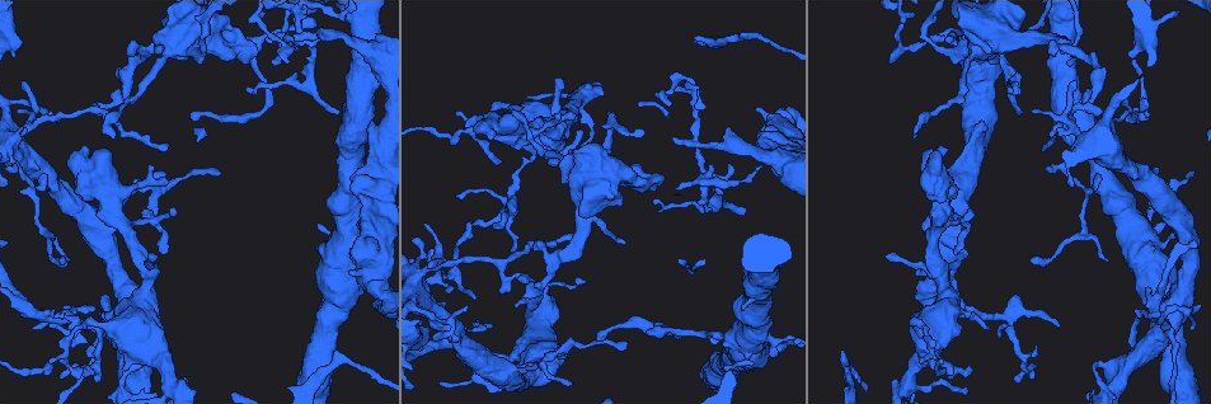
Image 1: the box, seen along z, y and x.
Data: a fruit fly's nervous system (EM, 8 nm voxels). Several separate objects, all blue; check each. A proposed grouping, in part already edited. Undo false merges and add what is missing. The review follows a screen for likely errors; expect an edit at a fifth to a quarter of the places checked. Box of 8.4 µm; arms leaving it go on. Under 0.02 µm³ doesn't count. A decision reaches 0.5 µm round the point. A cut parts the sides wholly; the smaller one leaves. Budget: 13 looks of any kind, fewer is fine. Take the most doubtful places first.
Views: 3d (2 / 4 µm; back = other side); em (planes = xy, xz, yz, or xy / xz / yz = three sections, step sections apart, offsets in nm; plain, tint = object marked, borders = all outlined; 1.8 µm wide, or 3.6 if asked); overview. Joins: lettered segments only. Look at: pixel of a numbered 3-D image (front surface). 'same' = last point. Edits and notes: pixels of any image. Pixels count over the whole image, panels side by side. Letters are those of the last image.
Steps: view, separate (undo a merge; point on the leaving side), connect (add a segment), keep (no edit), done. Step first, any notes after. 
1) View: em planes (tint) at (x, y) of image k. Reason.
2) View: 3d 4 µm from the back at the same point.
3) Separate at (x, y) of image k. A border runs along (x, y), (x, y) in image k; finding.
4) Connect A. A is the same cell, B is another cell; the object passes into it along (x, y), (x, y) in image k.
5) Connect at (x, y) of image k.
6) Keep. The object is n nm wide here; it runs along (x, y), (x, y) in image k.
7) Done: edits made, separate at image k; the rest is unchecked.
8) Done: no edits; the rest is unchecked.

View: em xz step 4 (borders) at (955, 236) of image 1. Four or more arms meet.

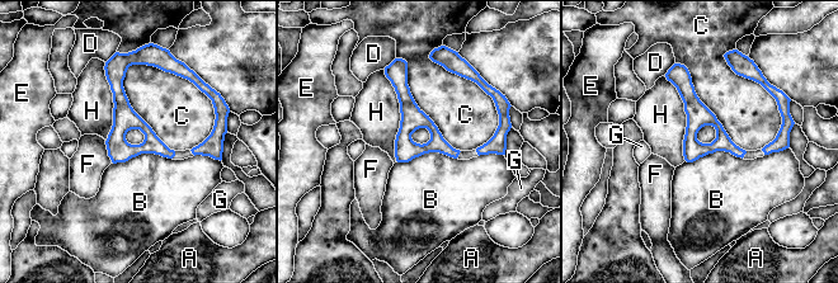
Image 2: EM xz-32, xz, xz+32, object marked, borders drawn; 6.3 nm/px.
Keep. The object is 140 nm wide here; A, B, C, D, E, F, G and H are other cells; a border runs along (172, 157), (139, 154), (112, 163) in image 2; continuous, no second neuron.

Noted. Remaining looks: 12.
View: 3d 4 µm at (943, 38) of image 1. Side arm on a straight run.

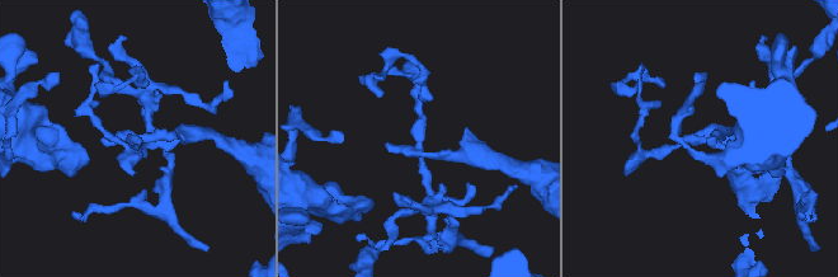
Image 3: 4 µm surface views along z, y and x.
View: em planes (borders) at (418, 139) of image 3. 3 arms meet here.

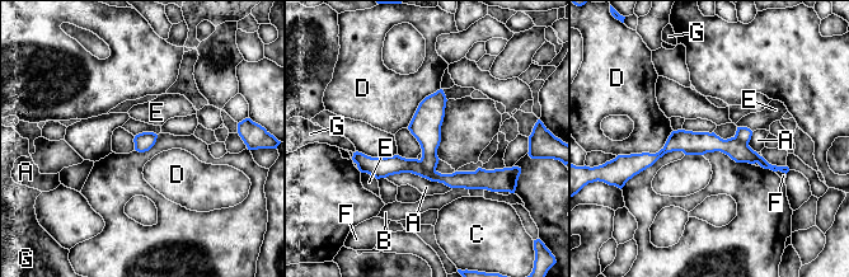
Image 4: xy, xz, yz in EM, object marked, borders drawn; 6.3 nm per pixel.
Separate at (427, 131) of image 4. A, B, C, D, E, F and G are other cells; two neurons meet here.

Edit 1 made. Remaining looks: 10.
View: overview.

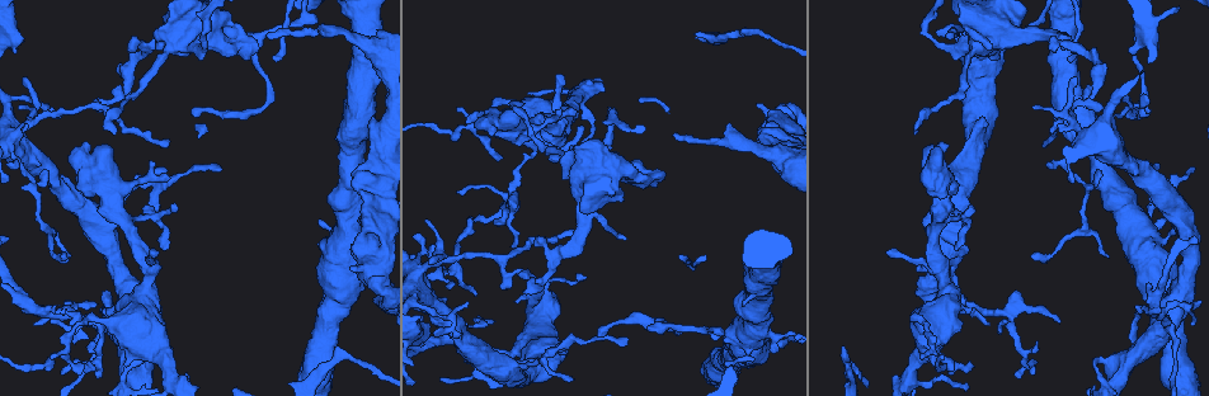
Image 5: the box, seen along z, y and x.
View: 3d 2 µm at (952, 295) of image 5. Sharp bend.

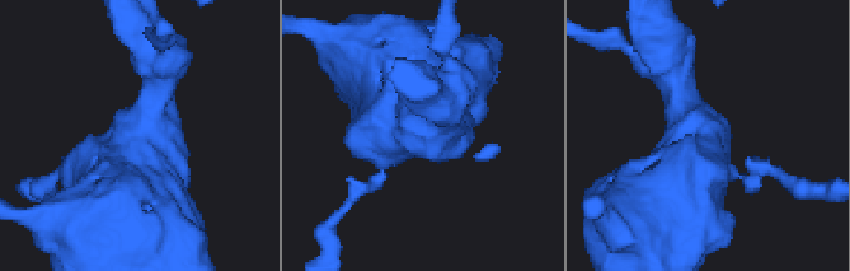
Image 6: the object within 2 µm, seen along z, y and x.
View: em planes (borders) at (698, 131) of image 6.

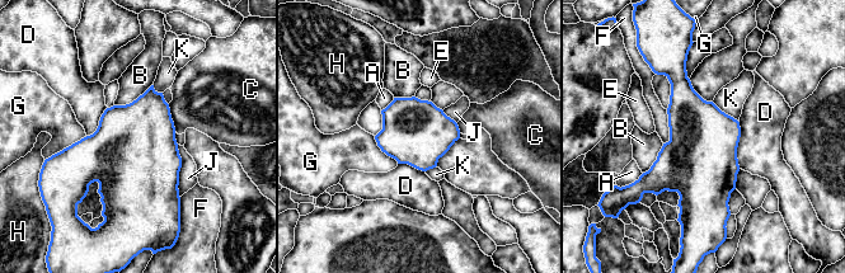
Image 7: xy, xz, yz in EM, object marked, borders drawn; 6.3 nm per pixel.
Keep. The longest contact is with J, 340 nm; A, B, C, D, E, F, G, H, J and K are other cells; a border runs along (737, 121), (740, 168) in image 7; all the same neuron.

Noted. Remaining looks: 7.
View: em 3.6 µm yz step 4 (tint) at (380, 40) of image 5.

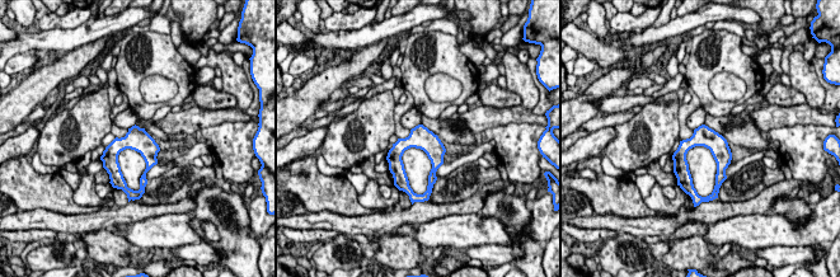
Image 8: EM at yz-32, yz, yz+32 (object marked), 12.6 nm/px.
View: em 3.6 µm planes (tint) at the same point.

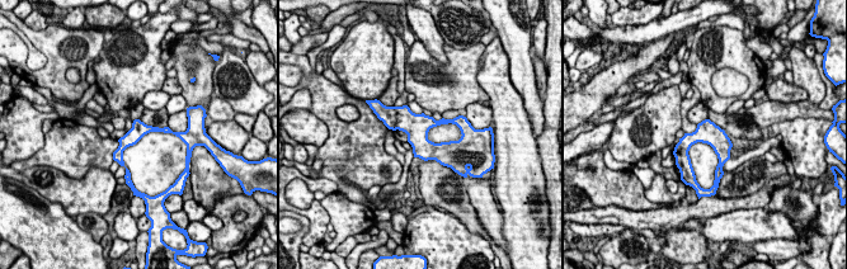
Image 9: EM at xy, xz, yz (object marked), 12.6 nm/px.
View: em 3.6 µm planes (borders) at the same point. See the neighbours.

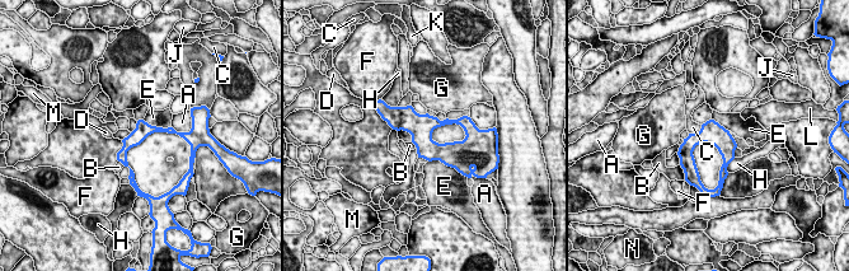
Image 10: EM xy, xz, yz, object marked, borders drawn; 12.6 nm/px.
Keep. A, B, C, D, E, F, G, H, J, K, L, M and N are other cells; all the same neuron.

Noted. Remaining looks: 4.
View: em planes (borders) at (1094, 368) of image 5. Stops while still wide.

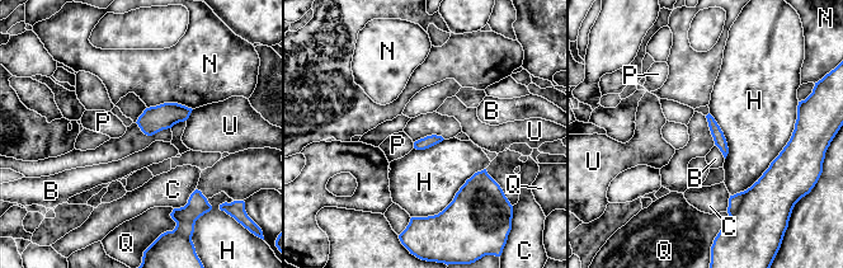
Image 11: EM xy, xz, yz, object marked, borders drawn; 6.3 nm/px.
Keep. B, C, H, N, P, Q and U are other cells; a border runs along (715, 144), (725, 158) in image 11; no lettered segment goes on from it.

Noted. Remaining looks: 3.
Done: edits made, separate at image 4; the rest is unchecked.

